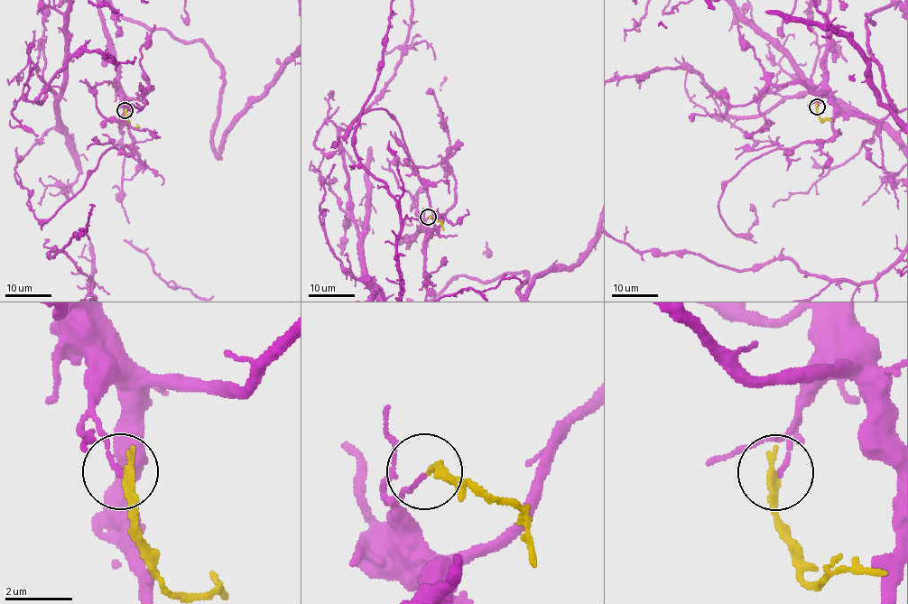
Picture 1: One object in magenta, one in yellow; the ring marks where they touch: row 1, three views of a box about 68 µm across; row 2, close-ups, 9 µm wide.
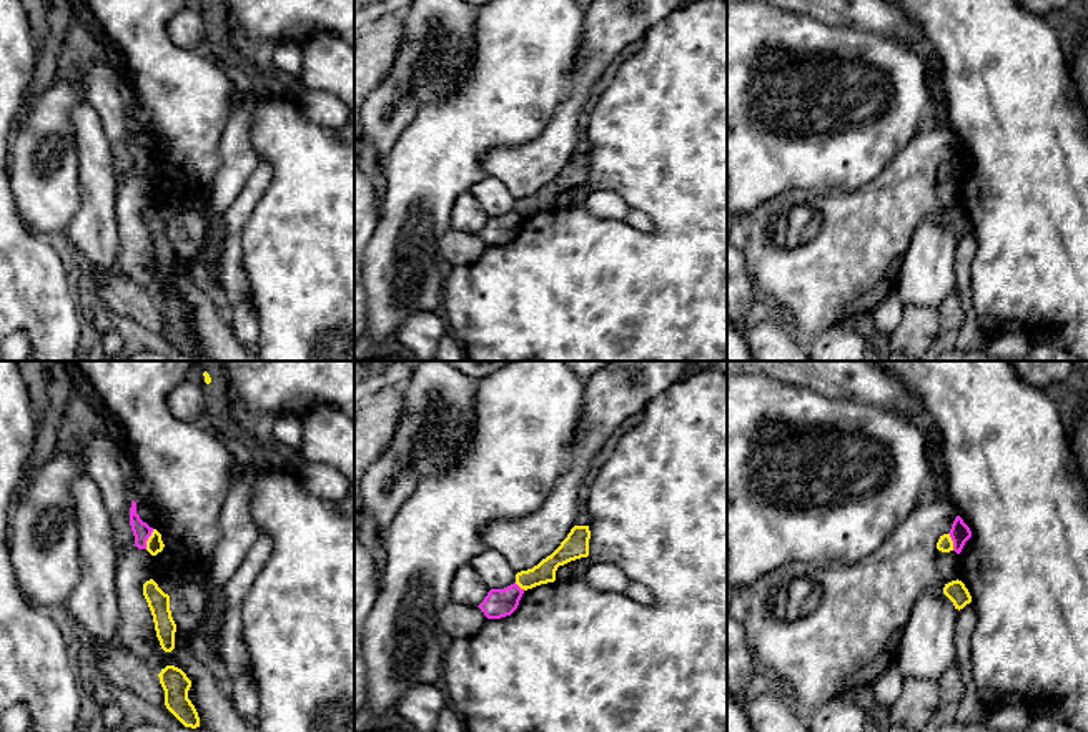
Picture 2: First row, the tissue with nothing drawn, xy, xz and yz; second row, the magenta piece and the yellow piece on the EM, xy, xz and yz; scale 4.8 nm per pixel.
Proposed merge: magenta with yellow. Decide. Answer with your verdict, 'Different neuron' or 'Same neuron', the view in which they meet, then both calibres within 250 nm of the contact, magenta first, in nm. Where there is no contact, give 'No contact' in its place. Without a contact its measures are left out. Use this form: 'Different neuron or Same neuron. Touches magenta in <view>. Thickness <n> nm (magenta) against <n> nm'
Different neuron. Touches magenta in xy. Thickness 90 nm (magenta) against 80 nm

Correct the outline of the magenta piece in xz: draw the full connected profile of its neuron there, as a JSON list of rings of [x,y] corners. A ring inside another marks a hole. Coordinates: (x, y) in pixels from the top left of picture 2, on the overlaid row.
[[[516,582],[504,589],[491,589],[484,601],[477,606],[487,619],[501,619],[511,616],[524,594]]]

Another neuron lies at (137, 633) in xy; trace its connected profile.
[[[116,428],[90,434],[82,448],[83,467],[101,494],[115,536],[118,644],[160,674],[163,667],[155,652],[155,622],[143,596],[143,584],[151,579],[153,556],[135,546],[128,476],[118,464],[123,441]]]

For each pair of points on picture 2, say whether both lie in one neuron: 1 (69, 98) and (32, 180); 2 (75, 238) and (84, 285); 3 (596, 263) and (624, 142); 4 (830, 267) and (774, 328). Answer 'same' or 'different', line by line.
1: same
2: different
3: same
4: different

